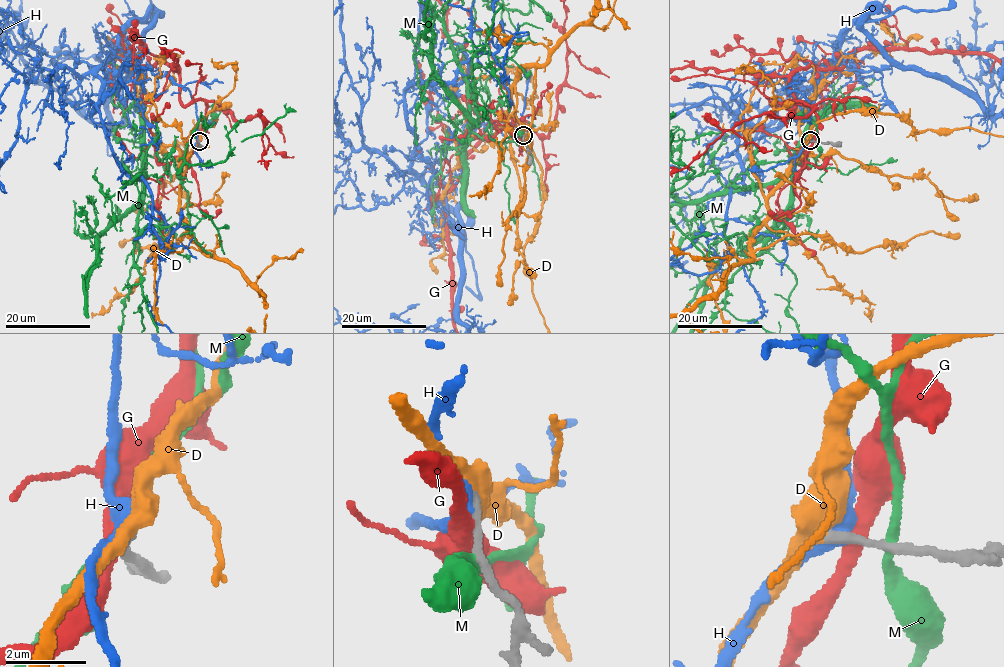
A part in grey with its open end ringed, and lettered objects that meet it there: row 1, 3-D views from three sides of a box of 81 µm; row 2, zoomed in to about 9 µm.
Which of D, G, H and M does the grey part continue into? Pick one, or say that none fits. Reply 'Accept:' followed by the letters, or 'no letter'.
Accept: D

